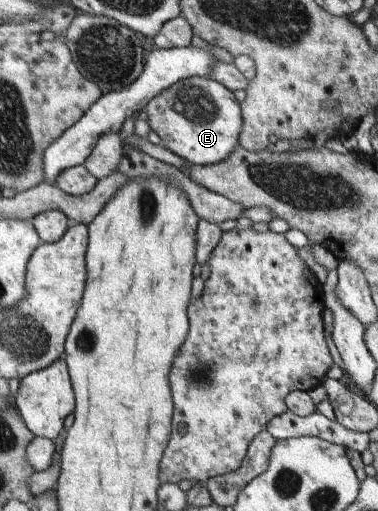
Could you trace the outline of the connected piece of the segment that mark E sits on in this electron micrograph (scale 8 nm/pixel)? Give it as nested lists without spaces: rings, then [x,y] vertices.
[[[189,77],[177,81],[154,96],[144,111],[151,130],[160,136],[163,146],[183,160],[196,165],[224,161],[237,149],[242,132],[241,103],[234,91],[209,77]]]

